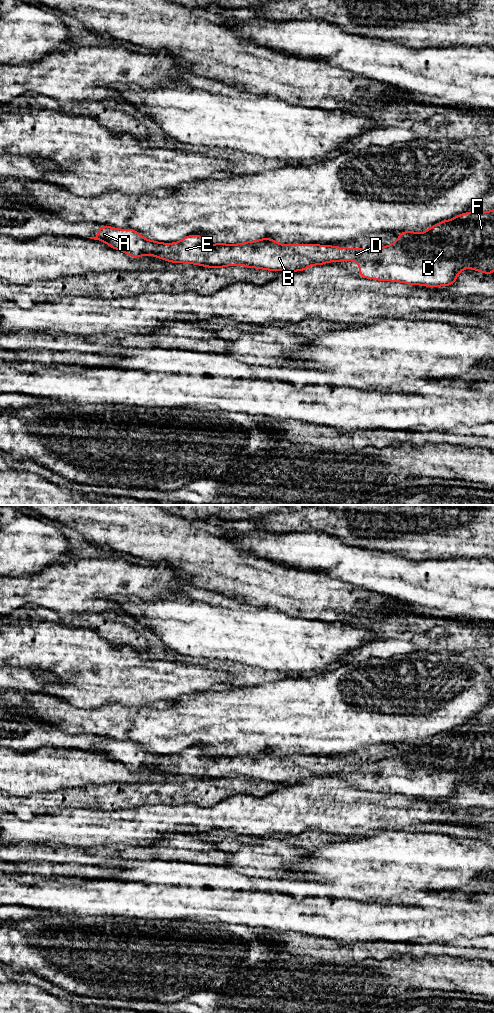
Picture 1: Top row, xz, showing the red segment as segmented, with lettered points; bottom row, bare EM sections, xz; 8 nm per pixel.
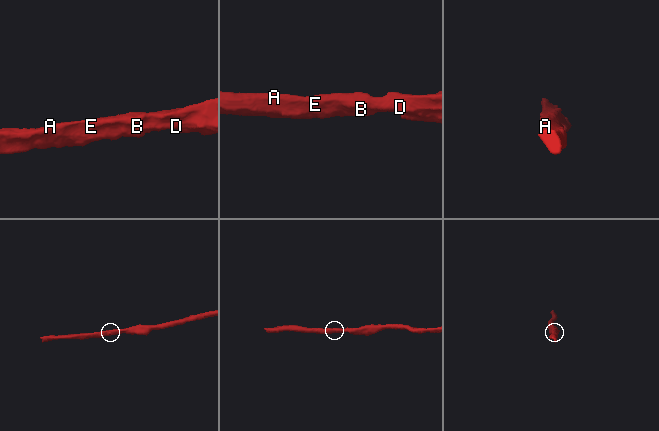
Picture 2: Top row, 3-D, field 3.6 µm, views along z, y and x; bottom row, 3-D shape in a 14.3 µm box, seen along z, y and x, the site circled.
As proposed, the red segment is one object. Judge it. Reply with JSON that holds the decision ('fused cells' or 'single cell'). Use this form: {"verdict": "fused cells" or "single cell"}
{"verdict": "single cell"}

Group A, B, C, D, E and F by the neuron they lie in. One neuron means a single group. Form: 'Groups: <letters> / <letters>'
Groups: A B C D E F

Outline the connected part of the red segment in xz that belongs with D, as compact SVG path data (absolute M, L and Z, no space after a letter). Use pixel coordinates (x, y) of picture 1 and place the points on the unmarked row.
M494 721L487 724L465 724L450 732L435 736L430 741L418 746L415 743L399 745L399 750L391 757L377 761L350 761L348 759L335 759L331 757L316 756L290 756L284 757L271 750L264 750L241 756L208 756L204 754L203 747L189 747L177 755L160 755L145 751L133 741L117 741L110 738L101 738L96 749L87 749L105 754L113 761L123 763L131 769L142 769L152 767L172 775L187 775L217 779L244 777L247 780L259 780L264 782L286 784L304 783L311 777L323 777L327 774L356 773L359 776L361 790L370 790L380 793L395 793L411 797L423 797L428 799L448 798L456 793L457 787L466 780L474 781L485 786L492 786L494 783Z

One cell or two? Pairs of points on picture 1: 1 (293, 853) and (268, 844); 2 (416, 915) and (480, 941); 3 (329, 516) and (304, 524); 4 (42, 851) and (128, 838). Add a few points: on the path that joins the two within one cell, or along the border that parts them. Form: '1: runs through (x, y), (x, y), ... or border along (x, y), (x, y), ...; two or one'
1: runs through (287, 853), (277, 853), (274, 850); one
2: border along (483, 934), (471, 939); two
3: runs through (323, 519), (310, 519); one
4: border along (54, 842), (79, 846), (101, 846); two

